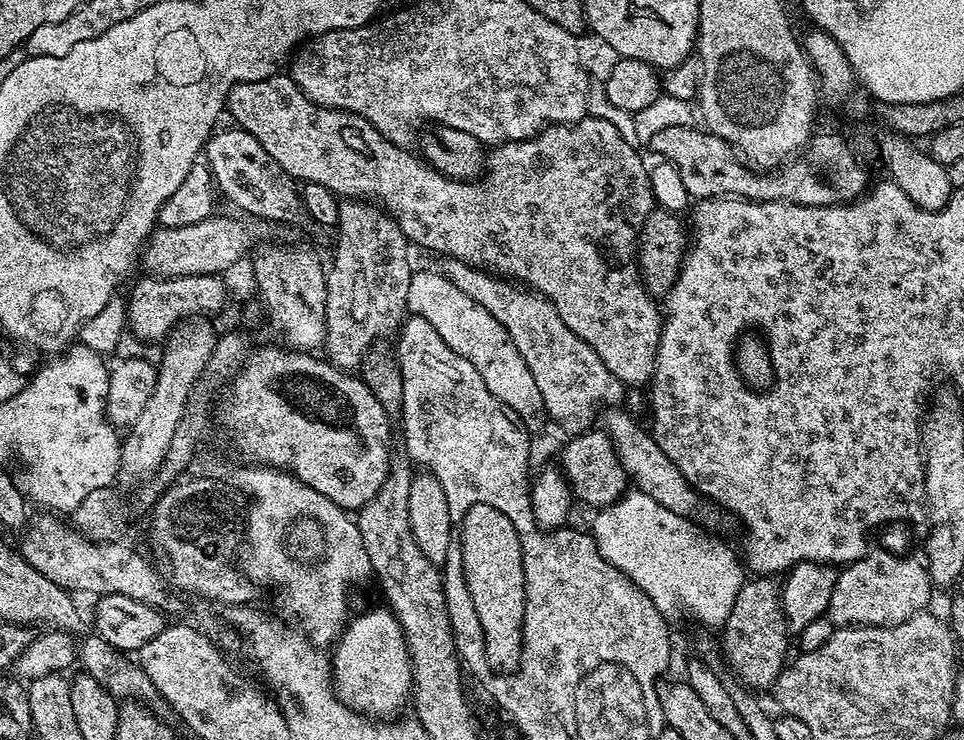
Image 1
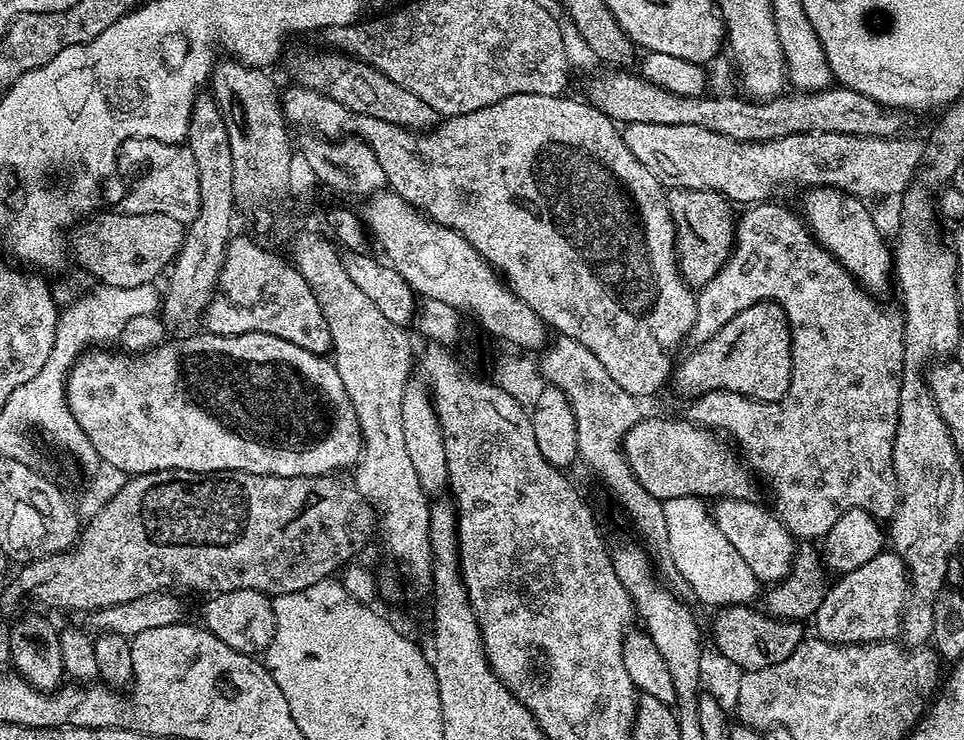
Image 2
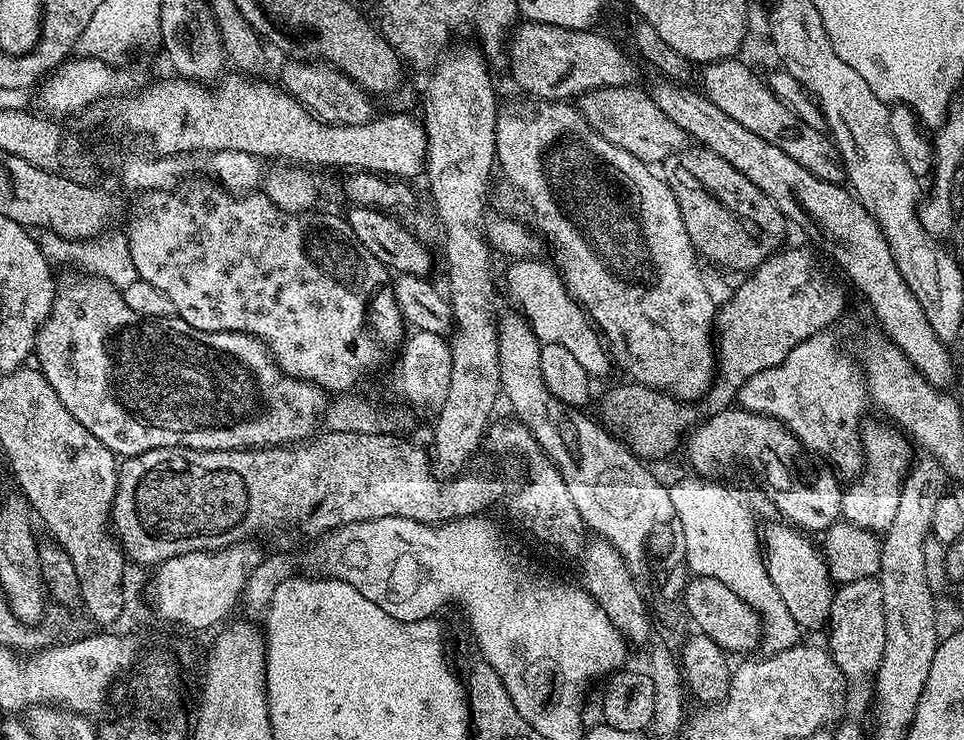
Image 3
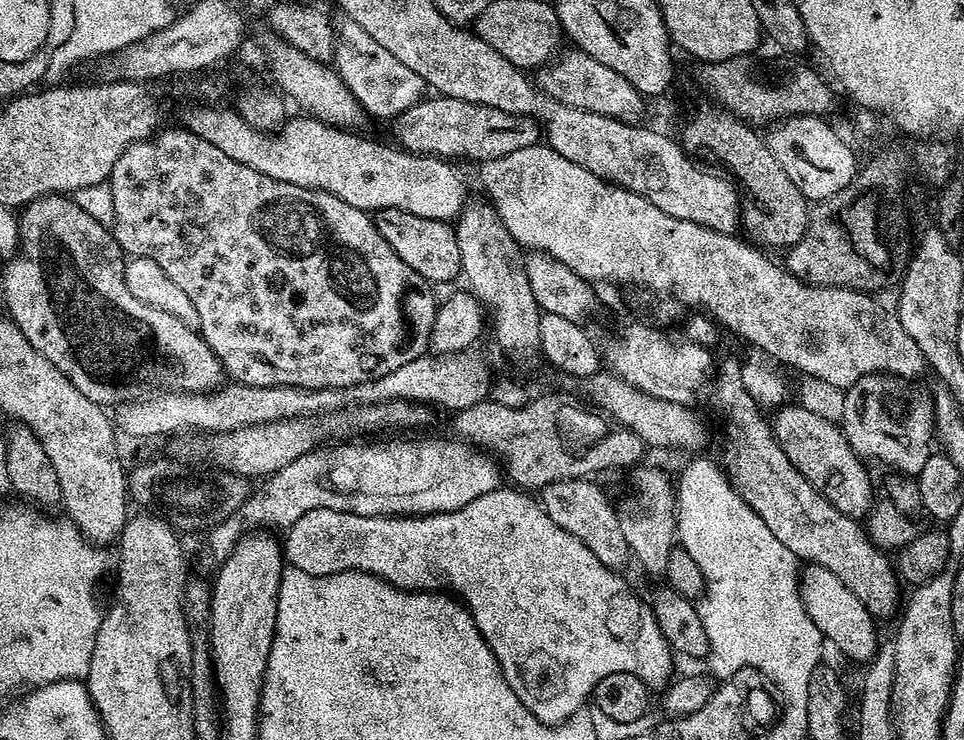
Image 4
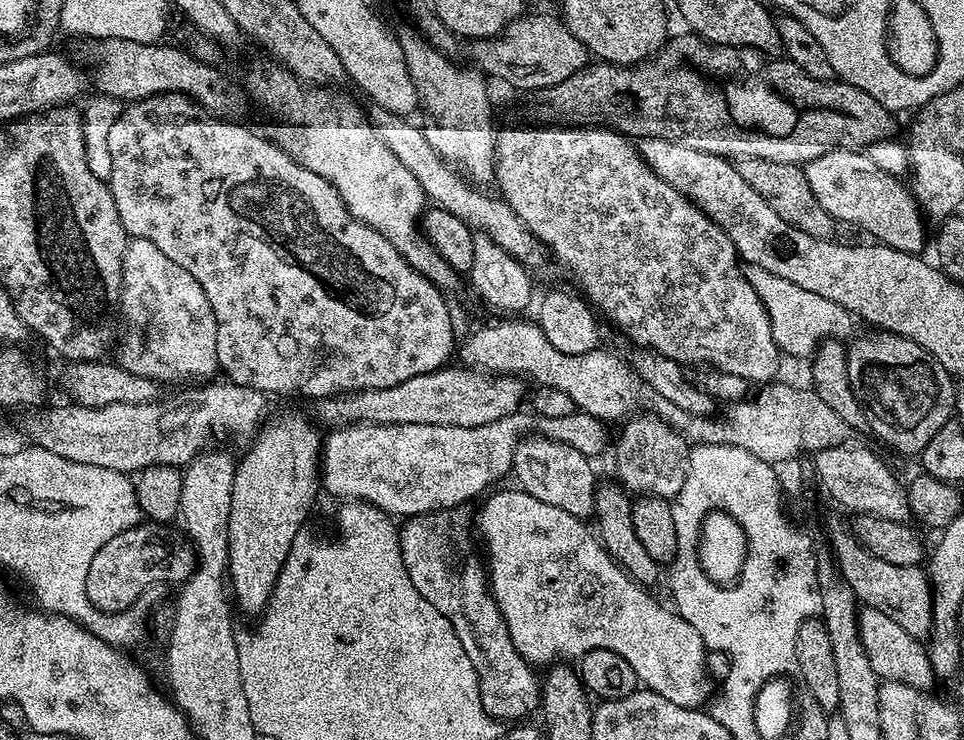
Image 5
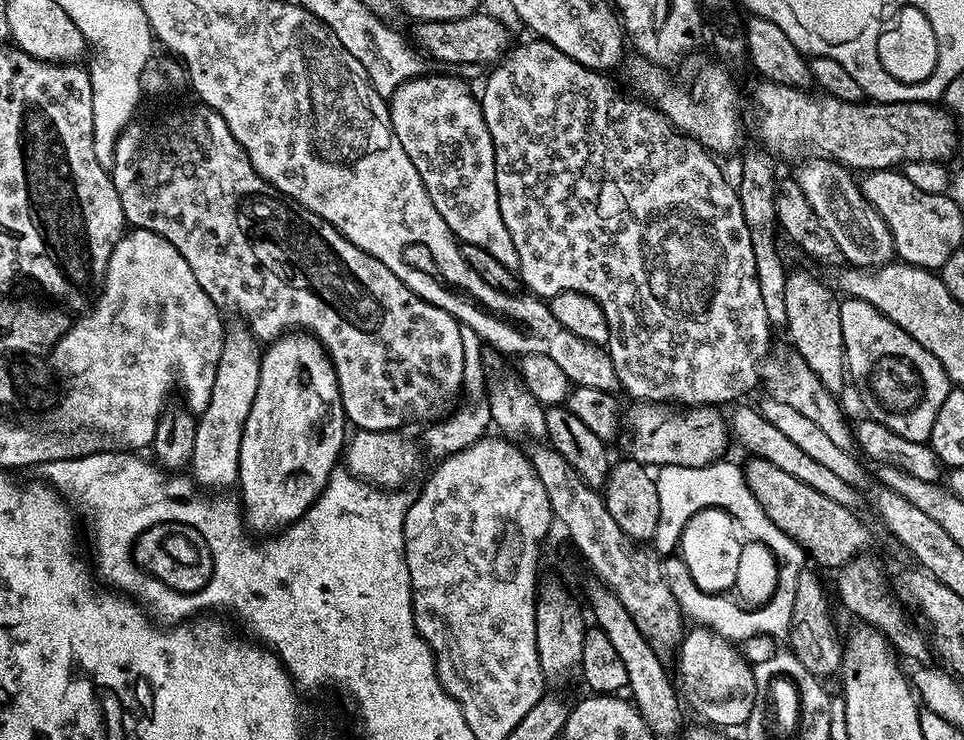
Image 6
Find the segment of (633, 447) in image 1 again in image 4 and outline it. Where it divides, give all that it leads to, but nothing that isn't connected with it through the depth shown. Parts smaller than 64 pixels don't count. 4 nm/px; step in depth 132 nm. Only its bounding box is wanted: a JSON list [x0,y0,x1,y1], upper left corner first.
[799,564,878,661]

